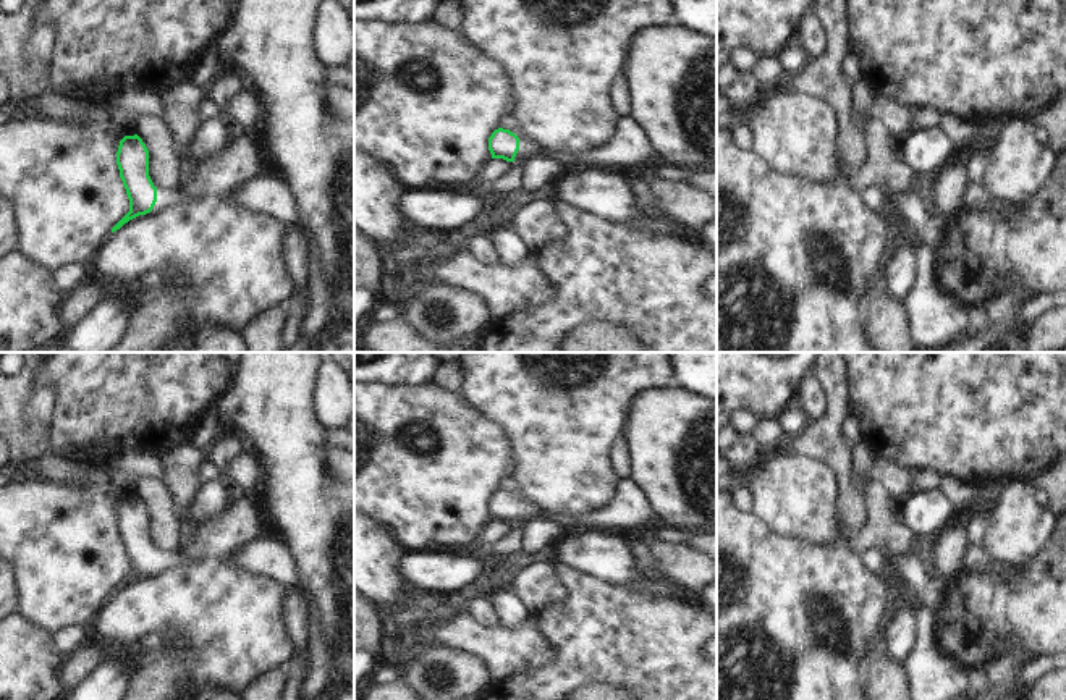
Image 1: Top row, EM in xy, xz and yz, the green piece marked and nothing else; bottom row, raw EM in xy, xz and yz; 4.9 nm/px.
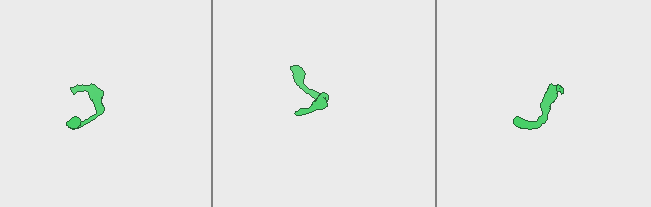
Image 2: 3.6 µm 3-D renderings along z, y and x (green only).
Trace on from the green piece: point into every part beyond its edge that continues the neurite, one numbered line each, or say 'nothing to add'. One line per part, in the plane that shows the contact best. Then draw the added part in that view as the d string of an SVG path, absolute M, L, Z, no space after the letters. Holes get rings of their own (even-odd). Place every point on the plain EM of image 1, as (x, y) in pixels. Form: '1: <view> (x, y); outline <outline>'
1: xy (165, 560); outline M157 550L157 564L154 574L160 574L165 569L176 567L184 563L184 558L178 551L160 551Z

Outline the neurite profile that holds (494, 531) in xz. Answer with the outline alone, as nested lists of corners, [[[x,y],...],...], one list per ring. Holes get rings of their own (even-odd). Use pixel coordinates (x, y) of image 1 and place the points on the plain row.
[[[490,521],[484,525],[480,537],[485,543],[492,545],[501,540],[511,529],[511,524],[503,521]]]

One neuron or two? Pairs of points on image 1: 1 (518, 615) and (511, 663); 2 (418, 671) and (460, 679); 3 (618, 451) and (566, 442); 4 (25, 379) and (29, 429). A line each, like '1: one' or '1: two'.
1: two
2: one
3: two
4: one

